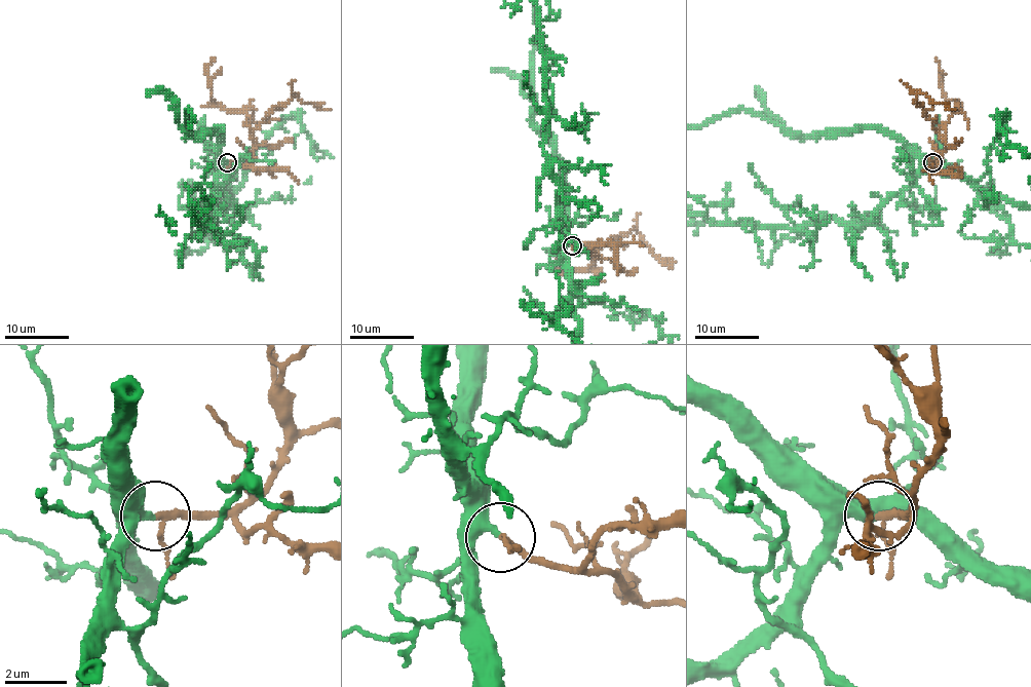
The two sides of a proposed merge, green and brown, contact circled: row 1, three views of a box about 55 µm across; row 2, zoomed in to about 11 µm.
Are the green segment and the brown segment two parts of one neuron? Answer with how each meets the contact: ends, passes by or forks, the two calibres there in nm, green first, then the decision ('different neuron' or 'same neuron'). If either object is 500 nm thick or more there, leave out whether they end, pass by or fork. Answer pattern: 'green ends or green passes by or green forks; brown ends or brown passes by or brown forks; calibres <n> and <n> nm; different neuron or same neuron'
green ends; brown passes by; calibres 400 and 160 nm; same neuron

